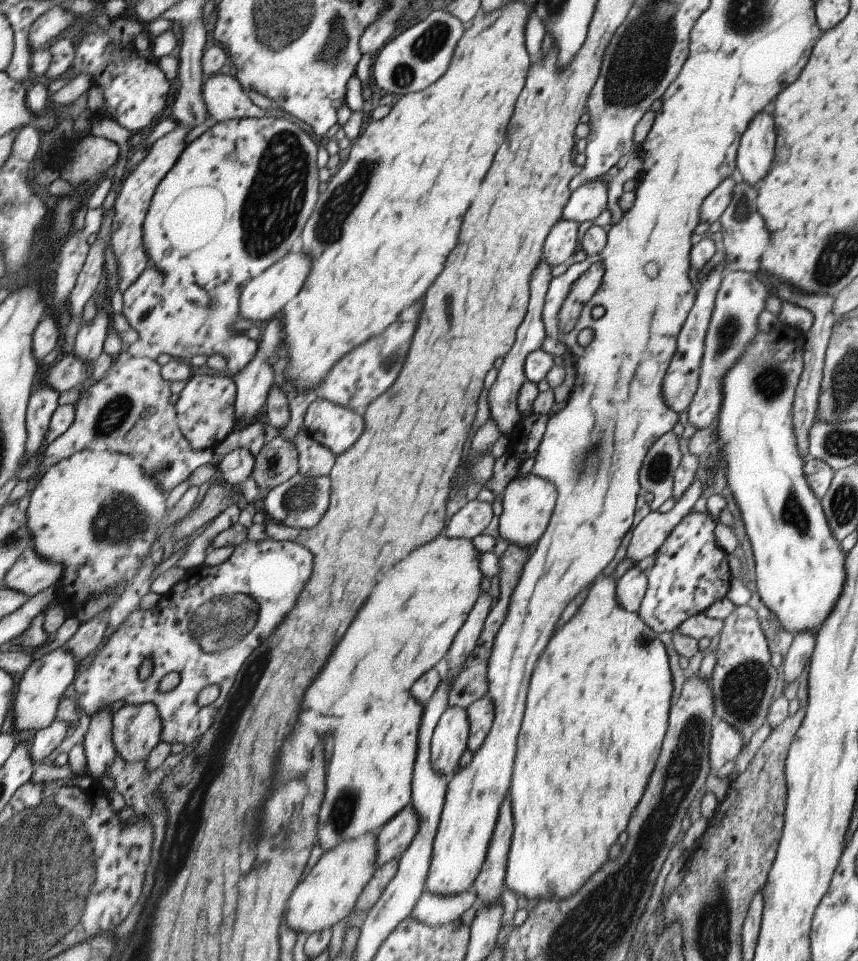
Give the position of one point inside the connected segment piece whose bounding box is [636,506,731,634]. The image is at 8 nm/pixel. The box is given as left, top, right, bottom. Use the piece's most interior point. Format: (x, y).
(690, 572)

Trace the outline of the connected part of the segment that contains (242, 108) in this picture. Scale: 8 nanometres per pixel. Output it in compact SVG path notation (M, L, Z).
M232 74L208 76L201 86L201 98L210 123L239 118L265 117L266 111L254 105Z

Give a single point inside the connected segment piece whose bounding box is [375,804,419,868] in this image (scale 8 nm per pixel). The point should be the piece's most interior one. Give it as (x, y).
(393, 838)

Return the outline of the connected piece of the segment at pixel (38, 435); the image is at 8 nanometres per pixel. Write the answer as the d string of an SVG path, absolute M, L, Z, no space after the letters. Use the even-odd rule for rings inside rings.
M43 379L39 380L32 387L26 408L25 460L41 446L48 429L50 416L57 405L58 392L55 392Z

